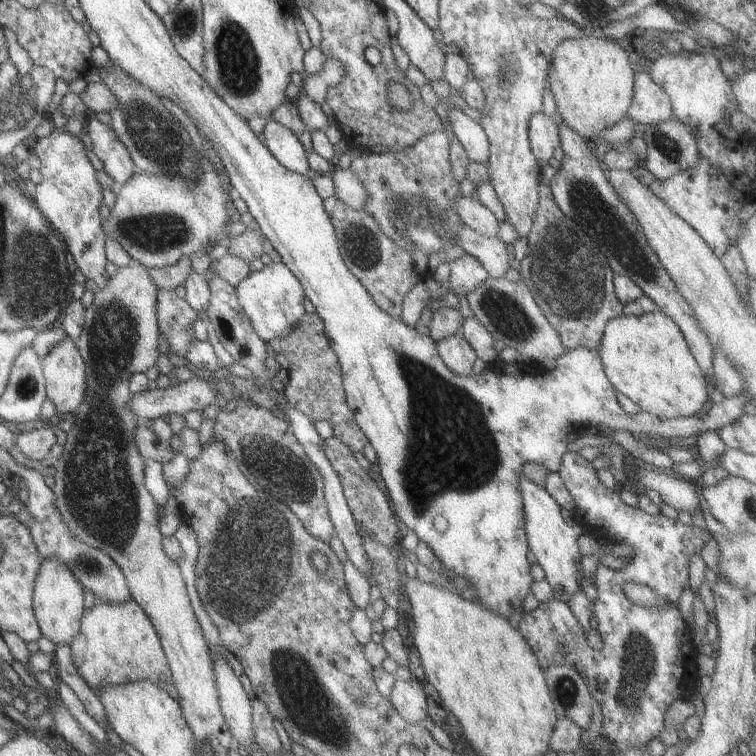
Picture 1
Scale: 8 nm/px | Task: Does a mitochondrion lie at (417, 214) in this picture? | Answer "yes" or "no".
yes

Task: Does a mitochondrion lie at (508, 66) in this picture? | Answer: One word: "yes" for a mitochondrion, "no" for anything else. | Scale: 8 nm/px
yes

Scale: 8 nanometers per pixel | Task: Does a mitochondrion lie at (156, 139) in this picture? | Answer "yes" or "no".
yes

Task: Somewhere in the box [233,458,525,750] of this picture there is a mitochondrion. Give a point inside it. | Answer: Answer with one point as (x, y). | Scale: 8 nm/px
(297, 685)

